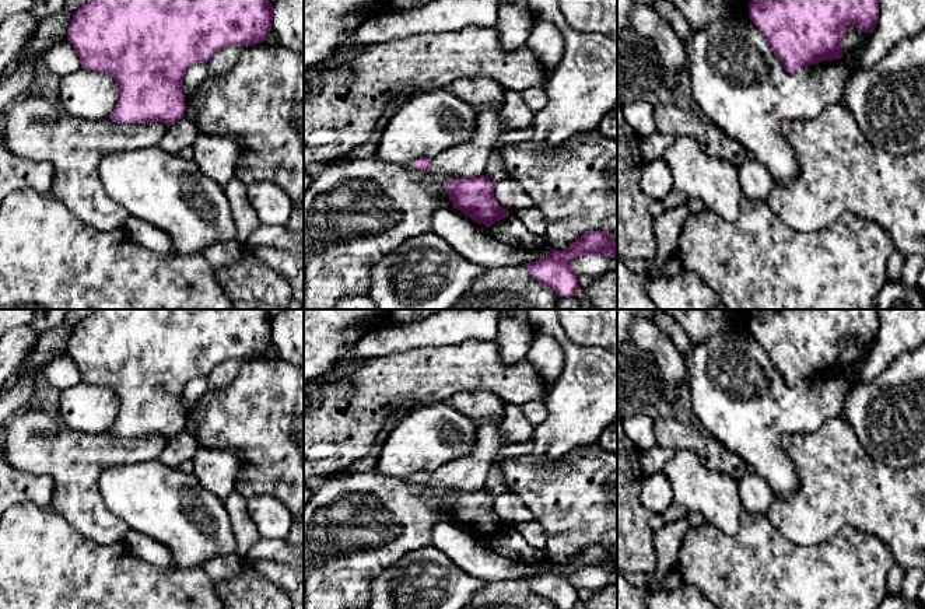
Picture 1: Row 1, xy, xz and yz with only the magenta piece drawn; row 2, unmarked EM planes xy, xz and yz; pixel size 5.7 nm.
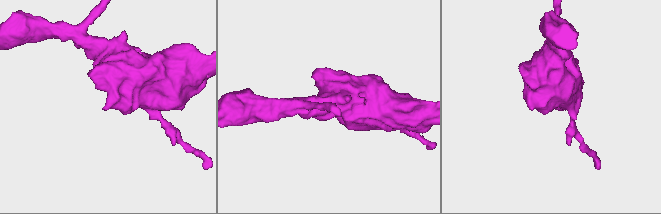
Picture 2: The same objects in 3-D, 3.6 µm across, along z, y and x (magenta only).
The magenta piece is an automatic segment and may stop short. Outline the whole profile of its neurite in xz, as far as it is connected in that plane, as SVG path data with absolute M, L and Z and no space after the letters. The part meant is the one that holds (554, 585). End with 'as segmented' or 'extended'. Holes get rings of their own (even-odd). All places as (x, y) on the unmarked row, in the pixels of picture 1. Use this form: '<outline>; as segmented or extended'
M589 545L581 549L565 564L553 563L550 560L546 560L546 563L551 564L550 571L540 573L533 577L526 577L523 580L529 584L536 595L550 601L557 609L574 609L575 603L579 601L578 588L570 581L570 574L586 568L609 568L610 571L617 573L617 559L614 557L613 550L607 545Z; as segmented

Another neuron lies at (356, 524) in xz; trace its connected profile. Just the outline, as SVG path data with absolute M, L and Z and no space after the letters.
M476 421L476 442L472 452L431 472L428 486L385 476L376 469L341 472L316 484L304 505L304 609L368 609L374 578L404 554L434 546L432 528L438 522L453 521L444 494L472 493L484 487L495 455L505 447L498 434L500 424L501 421Z

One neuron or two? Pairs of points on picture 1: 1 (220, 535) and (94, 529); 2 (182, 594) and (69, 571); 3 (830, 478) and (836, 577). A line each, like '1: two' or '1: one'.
1: two
2: one
3: two

